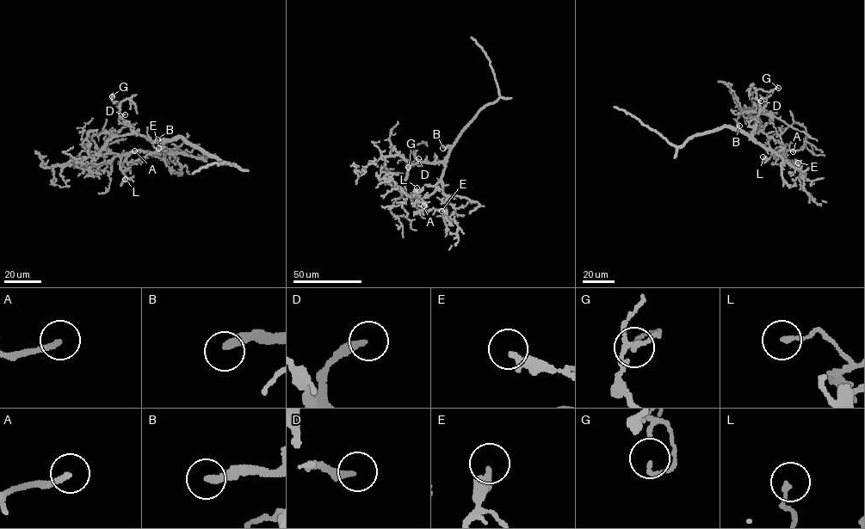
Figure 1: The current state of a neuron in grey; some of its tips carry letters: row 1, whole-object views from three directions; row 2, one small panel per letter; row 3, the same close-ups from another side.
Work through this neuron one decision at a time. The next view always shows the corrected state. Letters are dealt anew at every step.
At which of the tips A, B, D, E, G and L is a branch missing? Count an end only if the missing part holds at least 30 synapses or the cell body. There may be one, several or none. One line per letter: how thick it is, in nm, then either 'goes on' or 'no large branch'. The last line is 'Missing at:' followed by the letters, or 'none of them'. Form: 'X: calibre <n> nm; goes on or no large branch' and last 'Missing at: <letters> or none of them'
A: calibre 220 nm; no large branch
B: calibre 280 nm; goes on
D: calibre 280 nm; goes on
E: calibre 320 nm; no large branch
G: calibre 120 nm; no large branch
L: calibre 170 nm; no large branch
Missing at: B, D

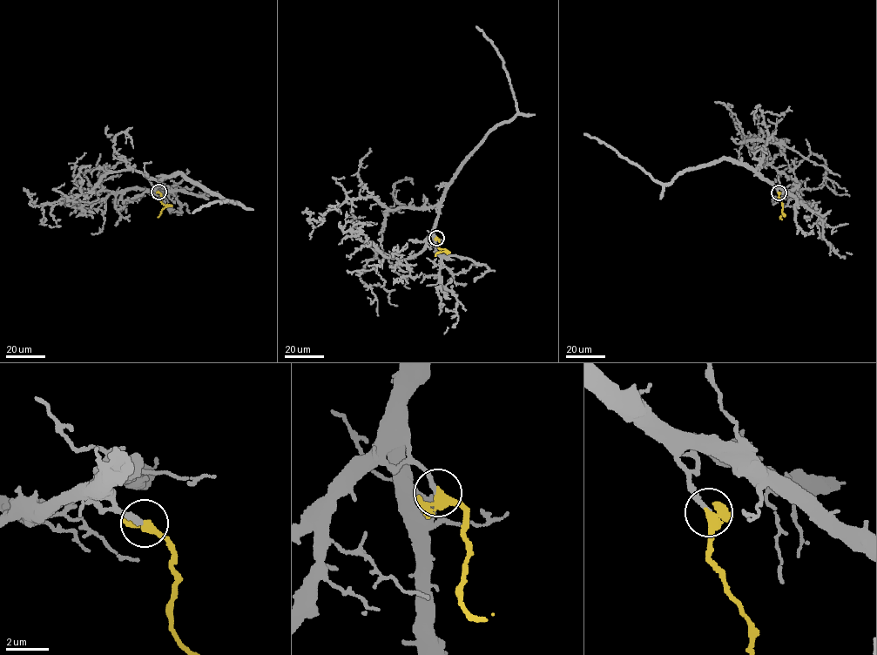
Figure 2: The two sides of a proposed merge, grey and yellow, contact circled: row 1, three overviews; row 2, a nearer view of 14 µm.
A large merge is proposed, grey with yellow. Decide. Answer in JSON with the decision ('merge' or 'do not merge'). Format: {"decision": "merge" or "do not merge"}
{"decision": "merge"}

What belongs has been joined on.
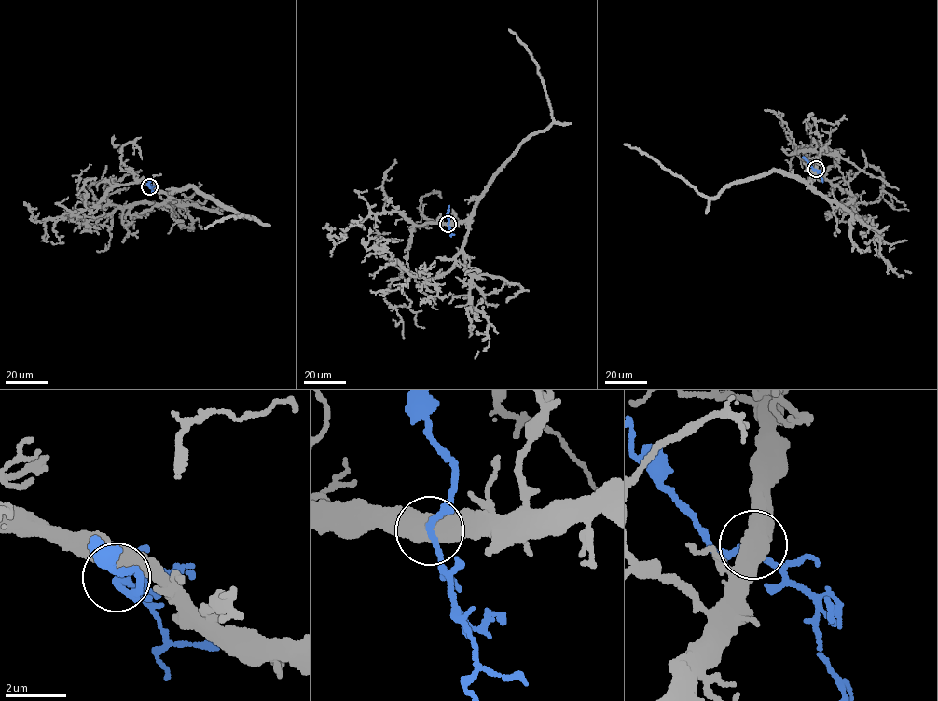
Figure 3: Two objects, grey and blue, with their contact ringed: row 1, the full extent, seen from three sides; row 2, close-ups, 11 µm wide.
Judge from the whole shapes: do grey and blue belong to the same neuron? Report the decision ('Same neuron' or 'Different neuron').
Same neuron

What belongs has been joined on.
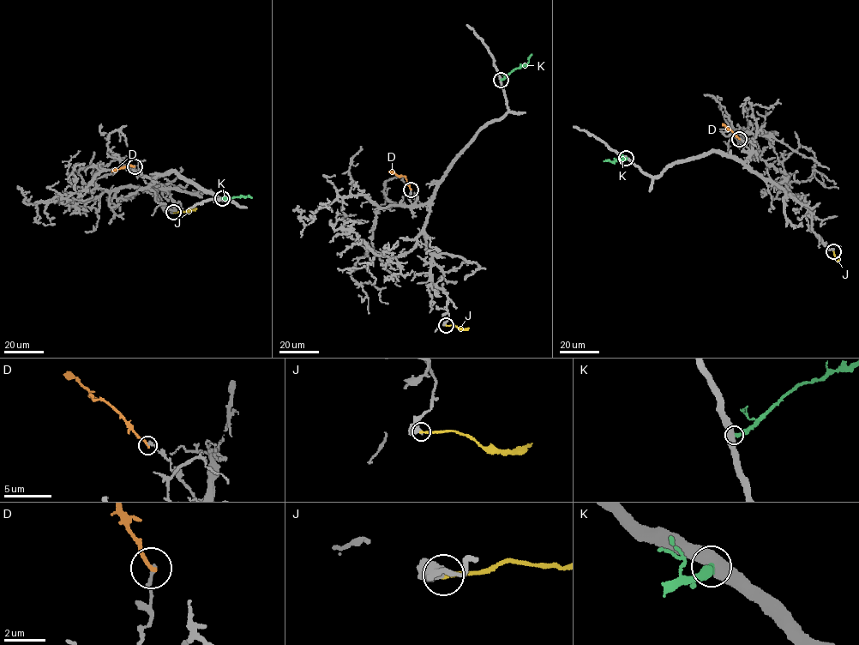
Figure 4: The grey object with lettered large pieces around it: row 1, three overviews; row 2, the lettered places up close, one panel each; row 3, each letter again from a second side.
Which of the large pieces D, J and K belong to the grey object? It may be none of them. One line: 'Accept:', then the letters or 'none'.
Accept: none

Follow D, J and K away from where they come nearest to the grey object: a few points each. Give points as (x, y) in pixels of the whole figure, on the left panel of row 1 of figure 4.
D: (134, 166), (129, 165), (112, 171)
J: (173, 212), (196, 207)
K: (222, 198), (249, 195), (252, 197)

